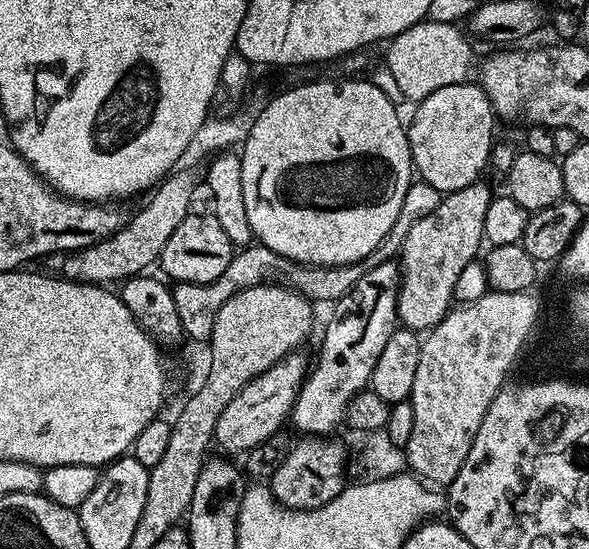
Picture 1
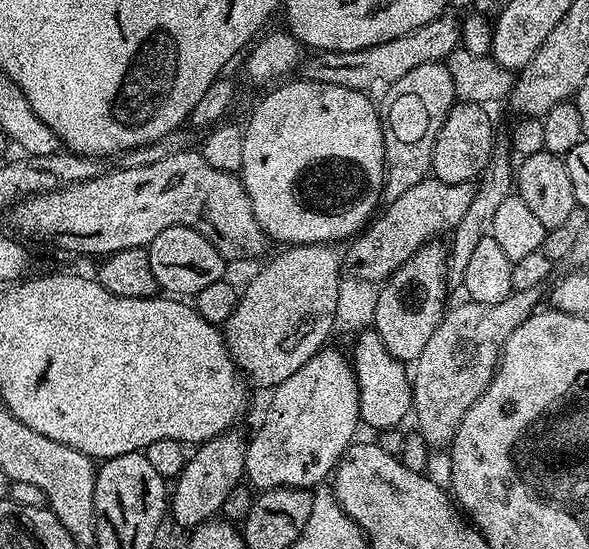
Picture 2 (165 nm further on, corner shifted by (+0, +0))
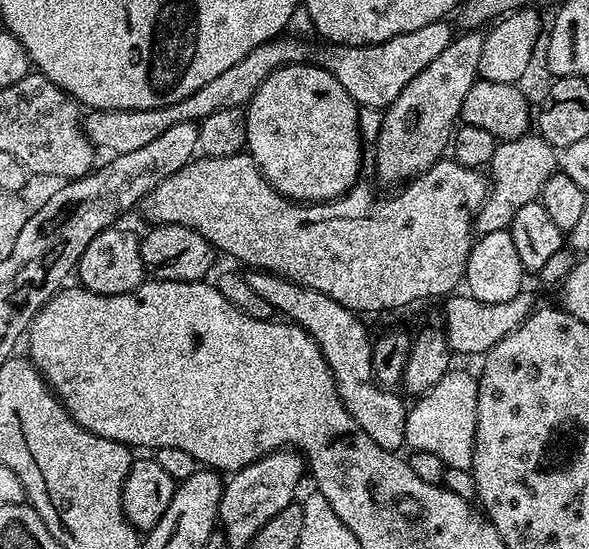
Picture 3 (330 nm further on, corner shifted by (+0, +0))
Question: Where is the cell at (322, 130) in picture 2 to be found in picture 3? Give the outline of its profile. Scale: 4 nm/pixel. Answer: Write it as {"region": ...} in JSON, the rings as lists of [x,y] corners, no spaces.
{"region":[[[305,62],[302,64],[291,64],[290,66],[282,66],[278,70],[274,70],[274,74],[270,74],[270,78],[266,78],[266,82],[262,82],[262,86],[258,86],[258,90],[254,94],[254,98],[246,105],[246,134],[248,135],[248,143],[246,145],[247,155],[252,157],[261,174],[267,178],[268,185],[276,192],[281,192],[289,200],[297,202],[327,202],[337,200],[340,196],[344,196],[348,191],[356,187],[360,176],[360,159],[363,158],[365,149],[362,147],[360,139],[360,108],[350,98],[350,94],[346,94],[346,90],[342,90],[342,86],[338,83],[338,78],[334,78],[334,74],[330,74],[326,69],[320,67],[315,62]]]}

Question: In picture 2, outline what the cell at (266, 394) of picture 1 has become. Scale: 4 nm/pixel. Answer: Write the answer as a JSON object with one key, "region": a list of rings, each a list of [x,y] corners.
{"region":[[[229,430],[212,440],[199,445],[184,463],[184,469],[174,481],[170,492],[170,516],[176,519],[180,528],[194,530],[200,524],[207,524],[212,515],[220,512],[222,502],[230,490],[241,487],[244,475],[244,455],[248,449],[245,437],[240,437],[236,430]]]}

